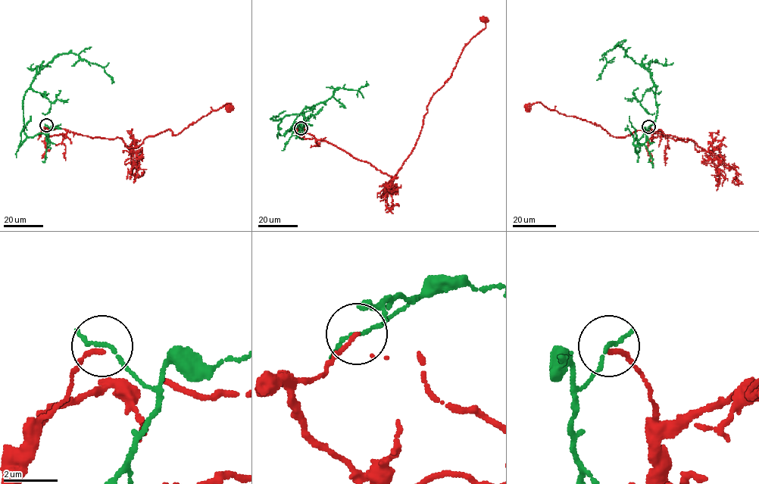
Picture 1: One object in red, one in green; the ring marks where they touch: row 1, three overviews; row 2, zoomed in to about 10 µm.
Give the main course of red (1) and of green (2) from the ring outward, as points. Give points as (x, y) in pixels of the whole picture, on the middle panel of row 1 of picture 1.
1: (301, 128), (301, 138), (326, 141), (394, 176), (418, 138), (431, 97), (485, 27), (483, 20)
2: (301, 128), (304, 114), (285, 115), (276, 135), (335, 89), (357, 90), (367, 81)

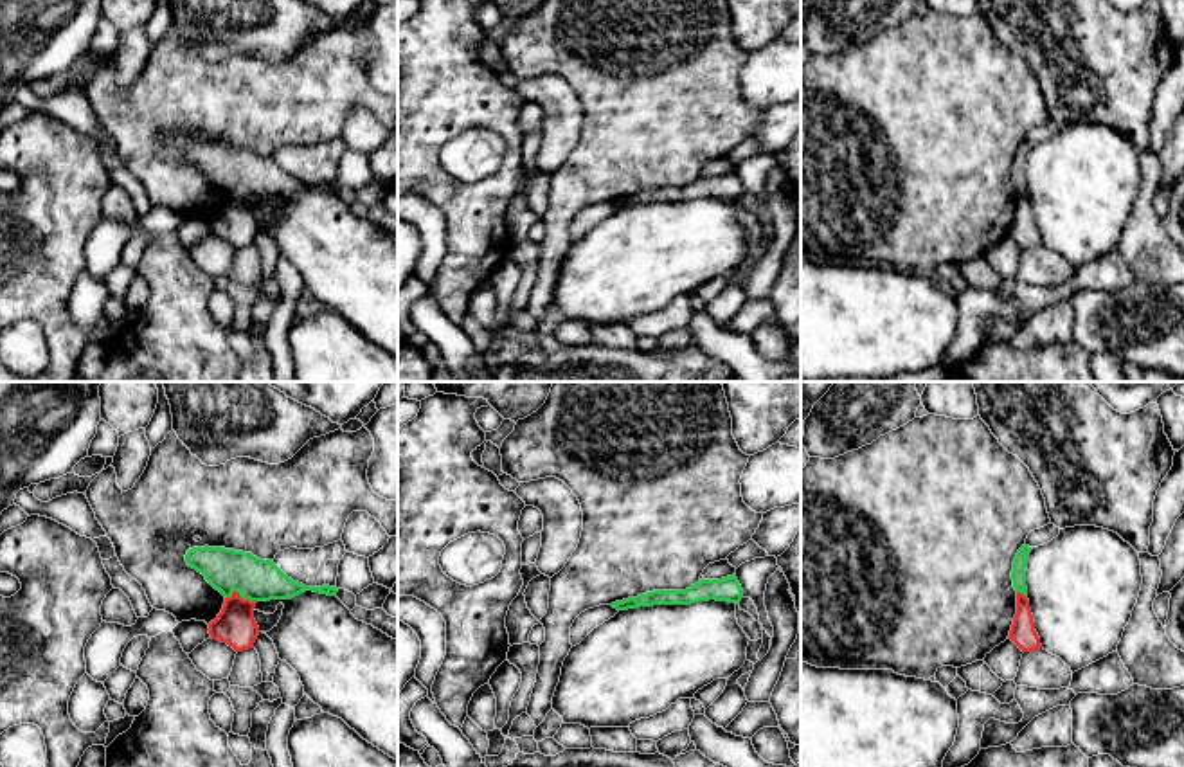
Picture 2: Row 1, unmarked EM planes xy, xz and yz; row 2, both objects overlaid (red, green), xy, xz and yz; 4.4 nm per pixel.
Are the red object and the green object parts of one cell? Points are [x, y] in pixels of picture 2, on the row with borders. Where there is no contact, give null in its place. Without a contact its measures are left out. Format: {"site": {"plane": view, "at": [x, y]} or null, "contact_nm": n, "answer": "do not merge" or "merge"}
{"site": {"plane": "xy", "at": [240, 596]}, "contact_nm": 150, "answer": "do not merge"}

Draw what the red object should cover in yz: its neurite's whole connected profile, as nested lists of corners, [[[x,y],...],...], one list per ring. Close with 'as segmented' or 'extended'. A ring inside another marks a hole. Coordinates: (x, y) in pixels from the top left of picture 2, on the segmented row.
[[[1017,592],[1017,614],[1008,636],[1022,652],[1040,650],[1040,637],[1035,630],[1027,596]]]; as segmented

